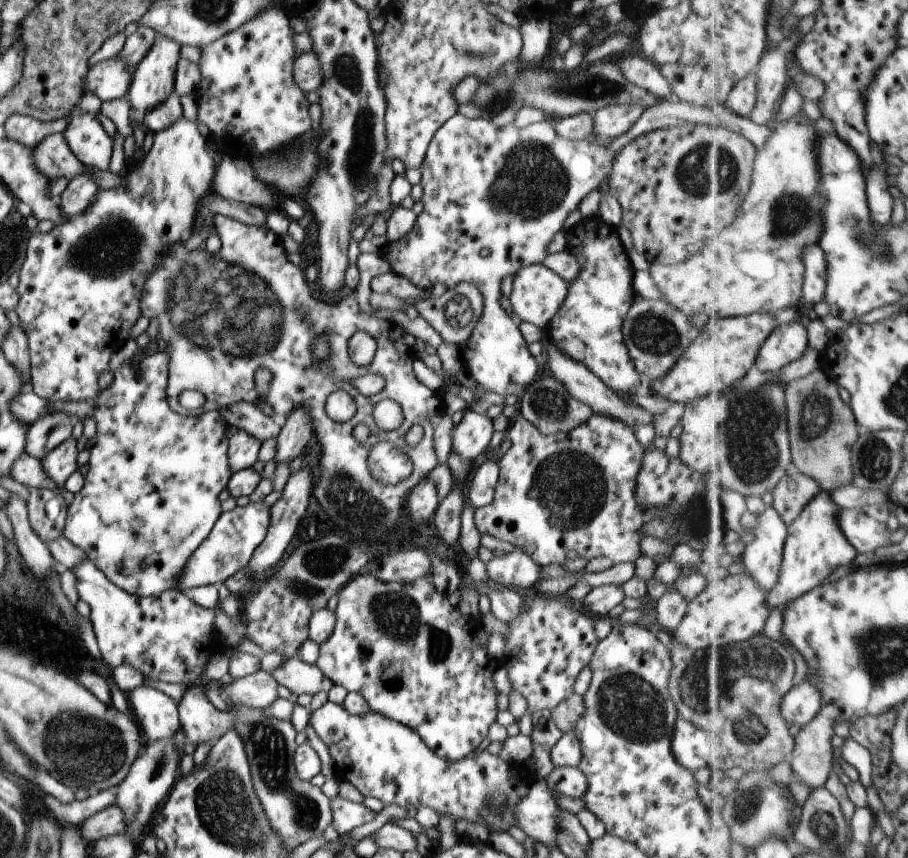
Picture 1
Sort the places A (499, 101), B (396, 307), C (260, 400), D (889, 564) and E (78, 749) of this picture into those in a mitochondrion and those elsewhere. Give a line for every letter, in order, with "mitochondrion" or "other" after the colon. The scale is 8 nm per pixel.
A: mitochondrion
B: other
C: other
D: other
E: mitochondrion

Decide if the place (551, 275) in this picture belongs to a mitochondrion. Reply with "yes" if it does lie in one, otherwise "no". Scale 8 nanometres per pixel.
no

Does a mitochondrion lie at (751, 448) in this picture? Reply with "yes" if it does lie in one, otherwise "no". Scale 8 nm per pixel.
yes

